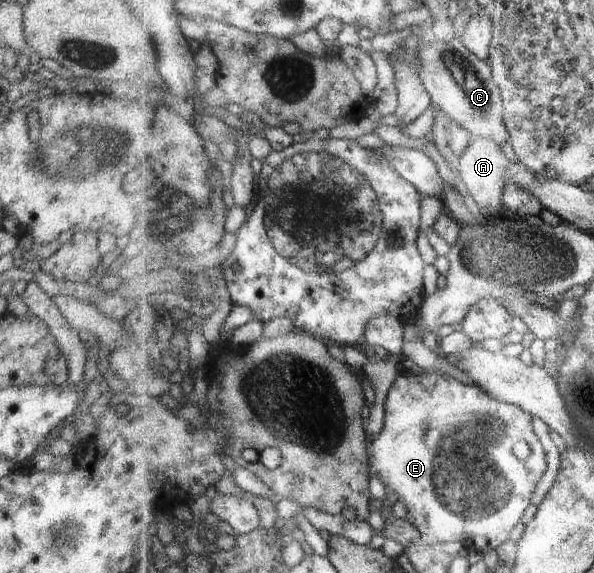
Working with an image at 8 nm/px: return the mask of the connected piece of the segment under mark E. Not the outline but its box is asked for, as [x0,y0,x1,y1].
[371,371,548,552]

